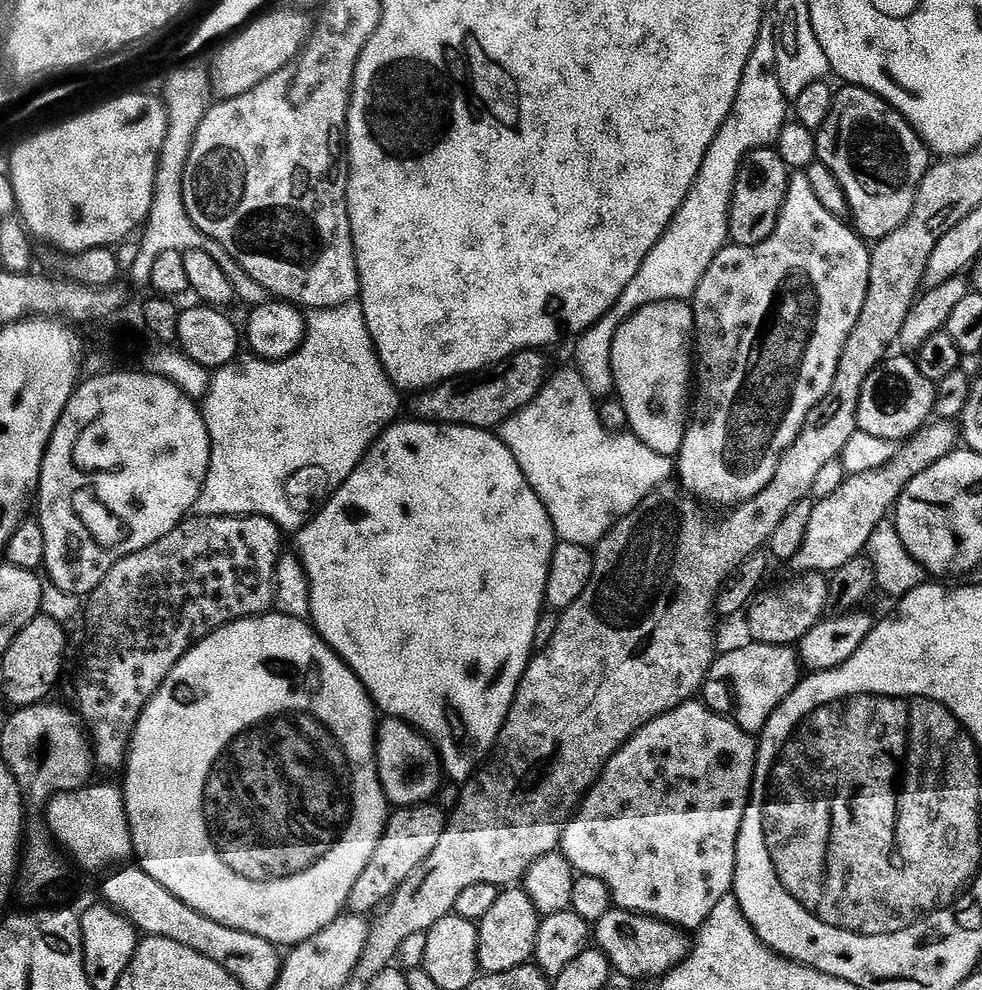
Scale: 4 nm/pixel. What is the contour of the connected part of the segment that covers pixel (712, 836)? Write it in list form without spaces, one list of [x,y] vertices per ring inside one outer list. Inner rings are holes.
[[[693,698],[687,700],[685,704],[680,704],[674,710],[670,710],[666,714],[662,714],[658,718],[654,718],[646,725],[642,730],[635,732],[628,741],[625,742],[617,752],[611,756],[608,763],[604,766],[604,771],[601,772],[599,780],[592,785],[592,789],[588,791],[587,796],[580,802],[579,808],[576,809],[571,820],[568,821],[568,825],[564,828],[564,833],[560,839],[559,851],[571,862],[573,868],[577,873],[582,876],[593,876],[598,878],[602,882],[606,882],[606,886],[612,892],[612,903],[615,907],[624,908],[628,912],[640,912],[643,916],[654,916],[658,920],[664,920],[667,924],[674,924],[677,928],[683,928],[685,930],[699,930],[703,924],[707,921],[708,915],[714,910],[714,906],[718,902],[722,902],[722,898],[729,895],[733,891],[736,882],[736,843],[740,837],[740,827],[744,821],[744,812],[748,809],[748,797],[750,795],[750,789],[752,786],[752,776],[756,773],[756,750],[758,744],[755,739],[749,733],[741,730],[732,720],[729,720],[727,716],[719,716],[717,712],[712,711],[707,704],[701,702],[699,699]]]

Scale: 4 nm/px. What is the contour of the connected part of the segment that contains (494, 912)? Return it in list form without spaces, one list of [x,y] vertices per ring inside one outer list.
[[[508,886],[497,895],[494,906],[478,922],[478,962],[481,973],[514,970],[527,965],[536,954],[536,939],[542,917],[523,887]]]

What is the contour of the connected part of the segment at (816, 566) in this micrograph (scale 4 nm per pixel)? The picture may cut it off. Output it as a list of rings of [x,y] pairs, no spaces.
[[[936,418],[925,424],[915,436],[911,437],[892,457],[890,463],[883,464],[881,468],[875,468],[874,470],[845,475],[842,486],[838,486],[838,490],[834,490],[834,494],[813,503],[804,544],[790,561],[791,567],[796,567],[795,571],[800,574],[833,574],[846,566],[846,562],[850,562],[855,556],[861,555],[868,545],[868,539],[872,531],[876,529],[877,525],[885,523],[887,516],[884,515],[887,512],[889,515],[895,509],[896,500],[904,492],[904,487],[915,476],[925,472],[931,464],[937,464],[942,457],[951,454],[957,447],[956,440],[958,444],[957,425],[951,420]]]

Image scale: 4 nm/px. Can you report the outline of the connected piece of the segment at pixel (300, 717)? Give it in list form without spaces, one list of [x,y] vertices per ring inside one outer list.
[[[265,614],[262,616],[251,616],[248,620],[235,620],[232,624],[223,624],[209,636],[199,640],[198,643],[190,649],[187,654],[179,660],[170,670],[166,682],[156,693],[152,695],[152,700],[146,707],[144,713],[140,716],[140,721],[136,723],[136,728],[132,732],[132,742],[128,745],[128,759],[126,767],[123,769],[124,784],[122,791],[124,794],[124,805],[128,815],[128,825],[132,831],[132,847],[134,856],[139,867],[143,868],[150,878],[162,882],[170,894],[174,894],[186,906],[198,910],[206,918],[214,918],[214,922],[222,922],[231,928],[237,928],[250,934],[258,934],[258,938],[266,938],[269,942],[277,946],[295,946],[309,940],[314,934],[318,934],[330,922],[334,922],[345,911],[348,903],[348,895],[358,882],[358,877],[362,875],[362,870],[366,870],[366,862],[370,862],[370,857],[374,855],[374,846],[378,846],[380,835],[384,833],[385,823],[390,815],[390,805],[388,799],[384,796],[384,791],[380,785],[380,778],[376,775],[376,729],[378,727],[378,712],[374,707],[371,696],[364,689],[364,683],[352,673],[352,668],[329,646],[325,640],[320,639],[320,633],[316,631],[311,623],[304,620],[295,620],[289,616],[279,614]]]

